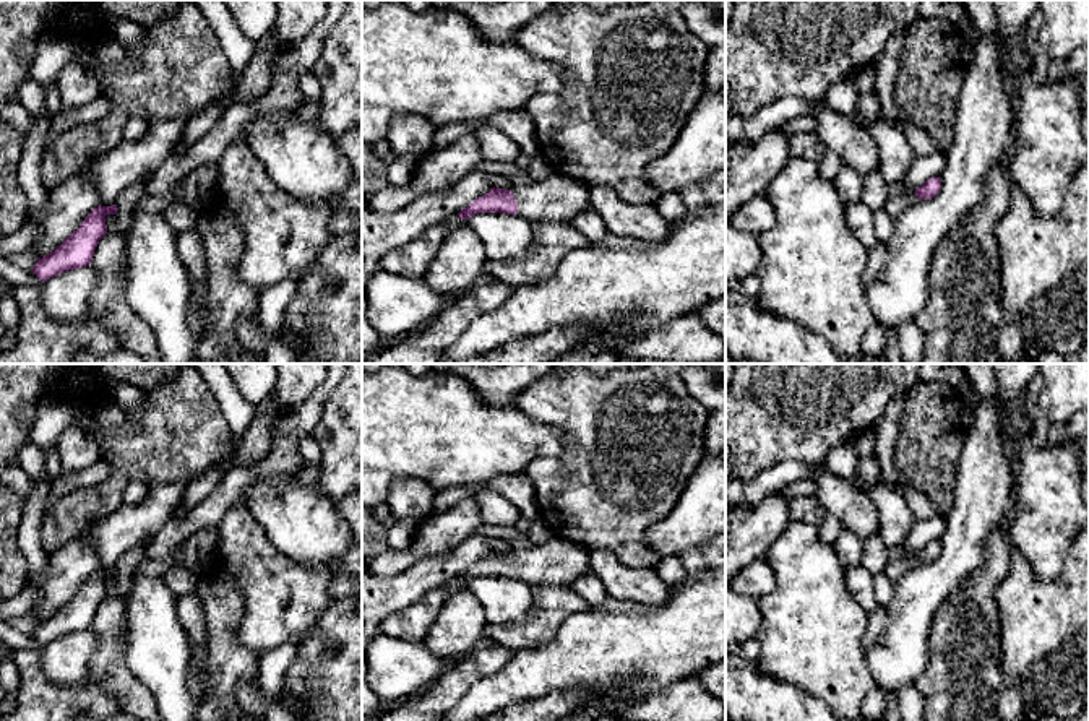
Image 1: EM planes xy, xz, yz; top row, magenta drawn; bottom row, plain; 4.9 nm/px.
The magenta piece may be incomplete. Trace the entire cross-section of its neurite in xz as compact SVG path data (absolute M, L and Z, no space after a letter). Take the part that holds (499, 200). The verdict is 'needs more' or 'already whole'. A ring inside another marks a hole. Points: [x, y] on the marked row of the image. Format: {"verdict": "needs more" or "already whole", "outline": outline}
{"verdict": "needs more", "outline": "M553 172L531 185L513 185L510 190L493 187L458 216L469 219L479 213L506 213L531 222L573 222L588 208L589 185Z"}

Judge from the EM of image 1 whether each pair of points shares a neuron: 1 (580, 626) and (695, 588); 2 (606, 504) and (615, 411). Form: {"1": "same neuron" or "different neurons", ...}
{"1": "same neuron", "2": "same neuron"}

